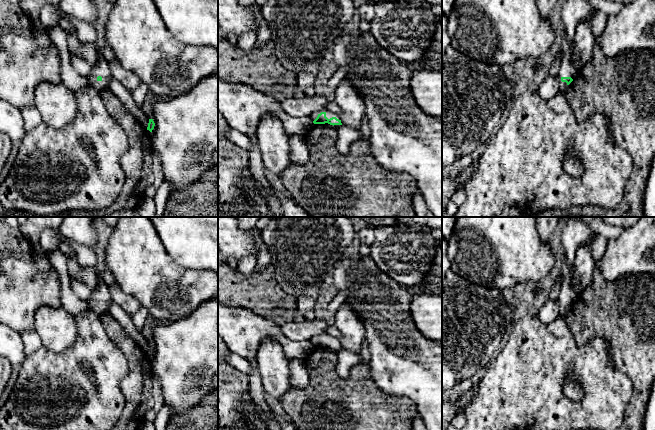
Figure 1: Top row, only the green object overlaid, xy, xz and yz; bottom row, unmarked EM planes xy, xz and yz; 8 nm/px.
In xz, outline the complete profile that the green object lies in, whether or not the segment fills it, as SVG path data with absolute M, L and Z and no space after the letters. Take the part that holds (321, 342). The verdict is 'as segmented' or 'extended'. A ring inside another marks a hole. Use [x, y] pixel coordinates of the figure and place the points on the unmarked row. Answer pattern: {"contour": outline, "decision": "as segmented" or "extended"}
{"contour": "M323 333L321 335L313 336L309 341L313 345L314 349L330 348L337 352L342 350L339 339L328 333Z", "decision": "extended"}

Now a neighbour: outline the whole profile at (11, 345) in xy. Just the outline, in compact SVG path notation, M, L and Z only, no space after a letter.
M0 323L0 355L12 365L22 365L26 358L21 334Z

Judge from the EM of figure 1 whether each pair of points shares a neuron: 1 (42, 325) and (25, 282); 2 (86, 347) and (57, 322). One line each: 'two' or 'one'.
1: two
2: two

